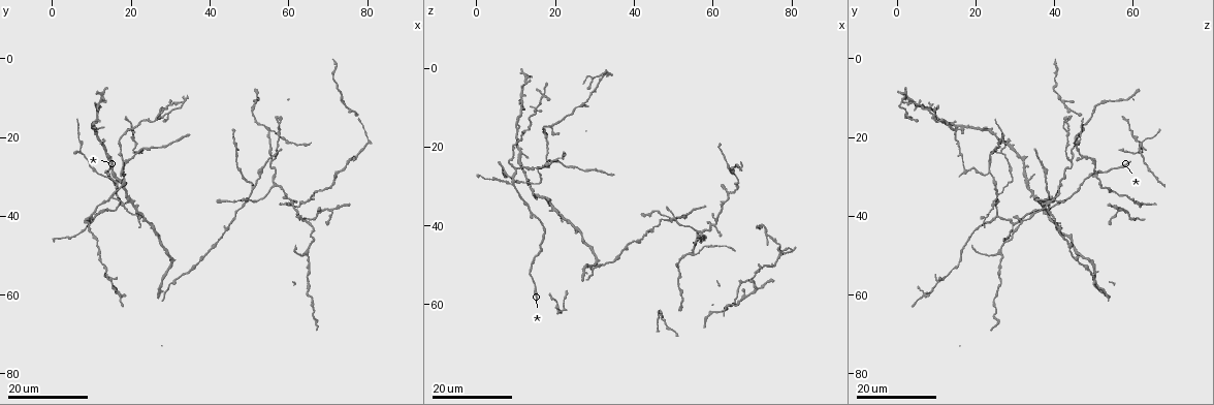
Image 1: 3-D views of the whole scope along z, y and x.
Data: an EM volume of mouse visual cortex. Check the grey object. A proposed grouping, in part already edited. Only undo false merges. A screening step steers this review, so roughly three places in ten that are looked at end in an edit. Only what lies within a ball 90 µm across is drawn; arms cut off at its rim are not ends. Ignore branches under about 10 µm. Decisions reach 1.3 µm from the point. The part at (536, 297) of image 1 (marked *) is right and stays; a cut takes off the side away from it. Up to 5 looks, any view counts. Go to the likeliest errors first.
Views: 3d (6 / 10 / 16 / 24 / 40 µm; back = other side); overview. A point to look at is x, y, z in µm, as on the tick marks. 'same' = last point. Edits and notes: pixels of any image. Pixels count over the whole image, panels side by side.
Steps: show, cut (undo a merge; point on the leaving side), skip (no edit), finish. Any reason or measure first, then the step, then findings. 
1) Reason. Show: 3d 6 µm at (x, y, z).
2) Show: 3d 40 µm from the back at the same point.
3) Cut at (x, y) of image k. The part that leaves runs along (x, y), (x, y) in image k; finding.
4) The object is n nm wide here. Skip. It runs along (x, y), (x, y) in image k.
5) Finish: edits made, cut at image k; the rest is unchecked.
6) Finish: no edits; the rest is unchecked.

Looks like a crossing. Show: 3d 16 µm at (50.5, 35.5, 38.5).

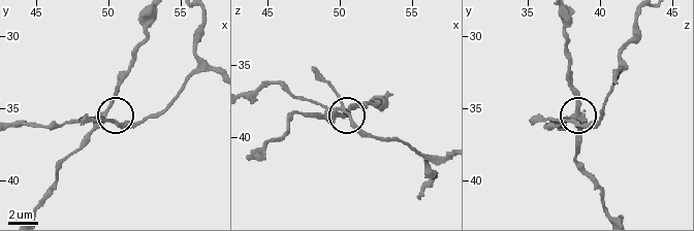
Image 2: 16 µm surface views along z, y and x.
Show: 3d 10 µm at (49.8, 35.4, 38.2).

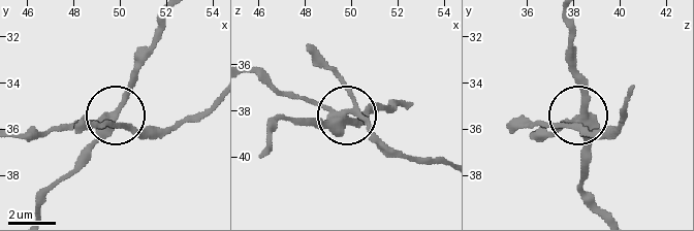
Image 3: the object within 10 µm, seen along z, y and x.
Cut at (90, 154) of image 3. A second cell is stuck on.

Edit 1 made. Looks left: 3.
Sharp bend. Show: 3d 16 µm at (32.5, 12.0, 1.0).

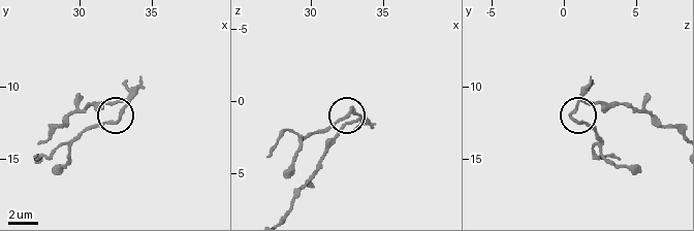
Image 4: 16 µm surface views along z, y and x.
Show: 3d 6 µm at (33.2, 11.4, 0.8).

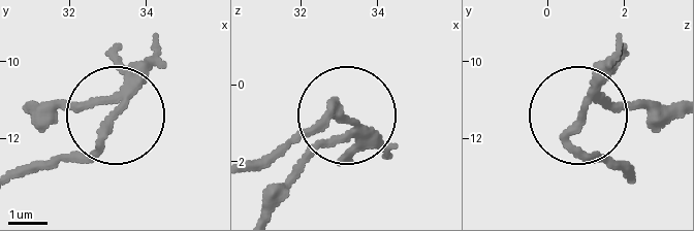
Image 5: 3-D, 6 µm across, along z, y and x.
From behind. Show: 3d 6 µm from the back at (33.00, 11.50, 0.90).

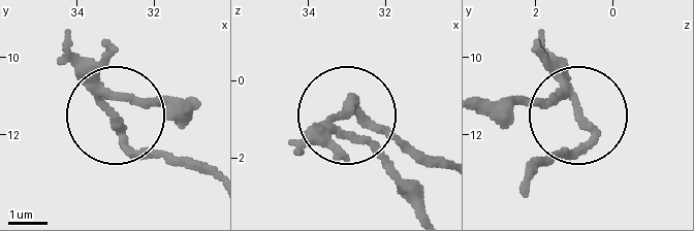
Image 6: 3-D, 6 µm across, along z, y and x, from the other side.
Skip. It runs along (428, 213), (346, 134), (342, 119), (385, 128), (411, 151) in image 6; all the same cell.

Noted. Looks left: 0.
Finish: edits made, cut at image 3; the rest is unchecked.

